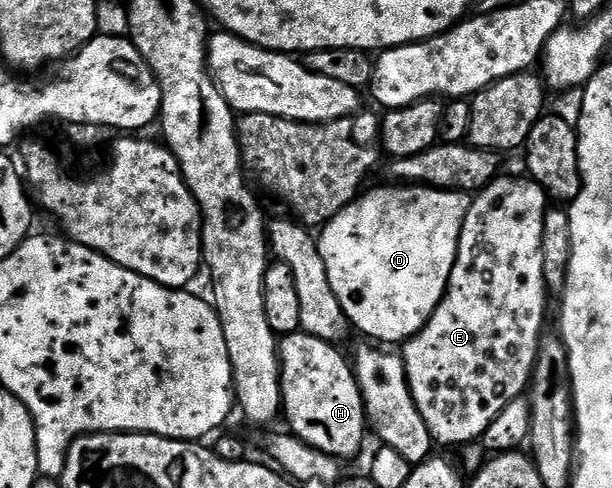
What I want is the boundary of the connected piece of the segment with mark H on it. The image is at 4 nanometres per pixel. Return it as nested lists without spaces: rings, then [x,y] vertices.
[[[295,331],[289,336],[280,337],[279,340],[279,355],[281,358],[281,399],[283,401],[283,416],[284,419],[289,419],[288,427],[291,429],[292,435],[297,436],[303,442],[307,442],[315,450],[319,450],[328,456],[336,456],[338,460],[348,461],[348,456],[353,456],[365,444],[365,428],[367,429],[367,421],[365,419],[365,403],[361,397],[361,391],[357,385],[357,377],[353,371],[353,365],[348,359],[341,357],[340,347],[334,346],[328,340],[320,340],[311,334],[303,331]]]

